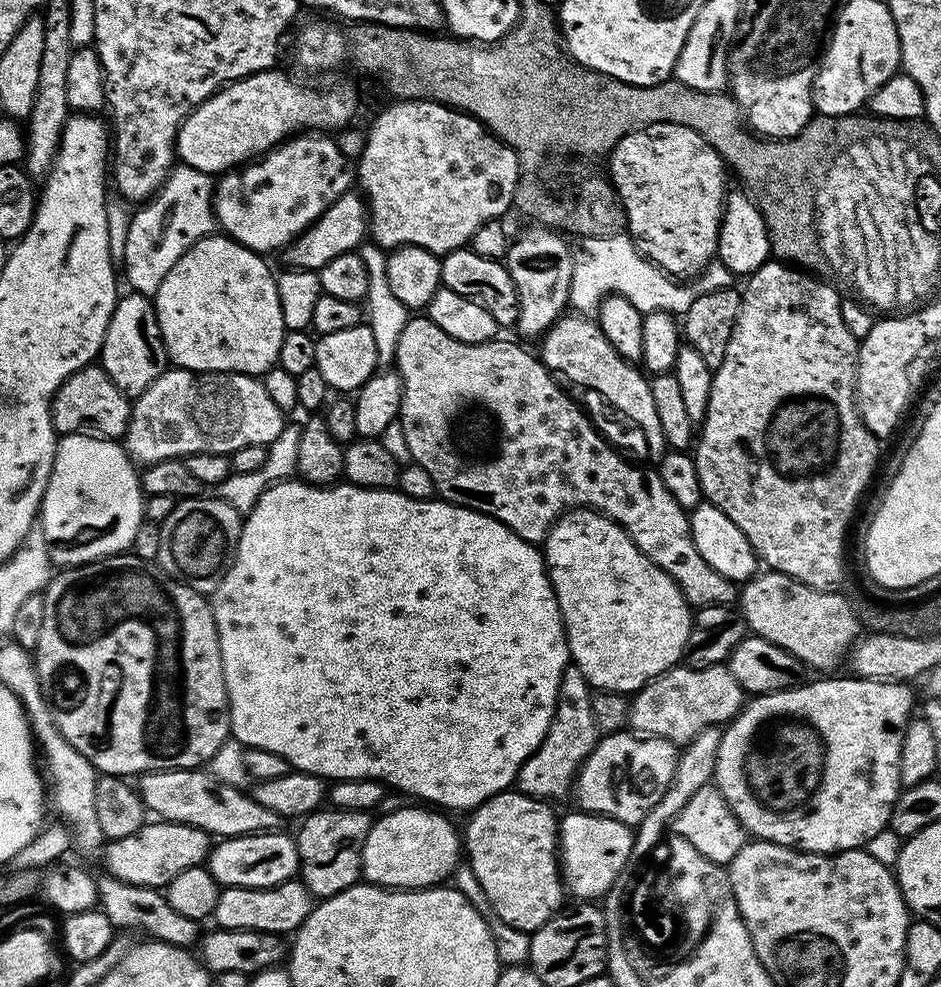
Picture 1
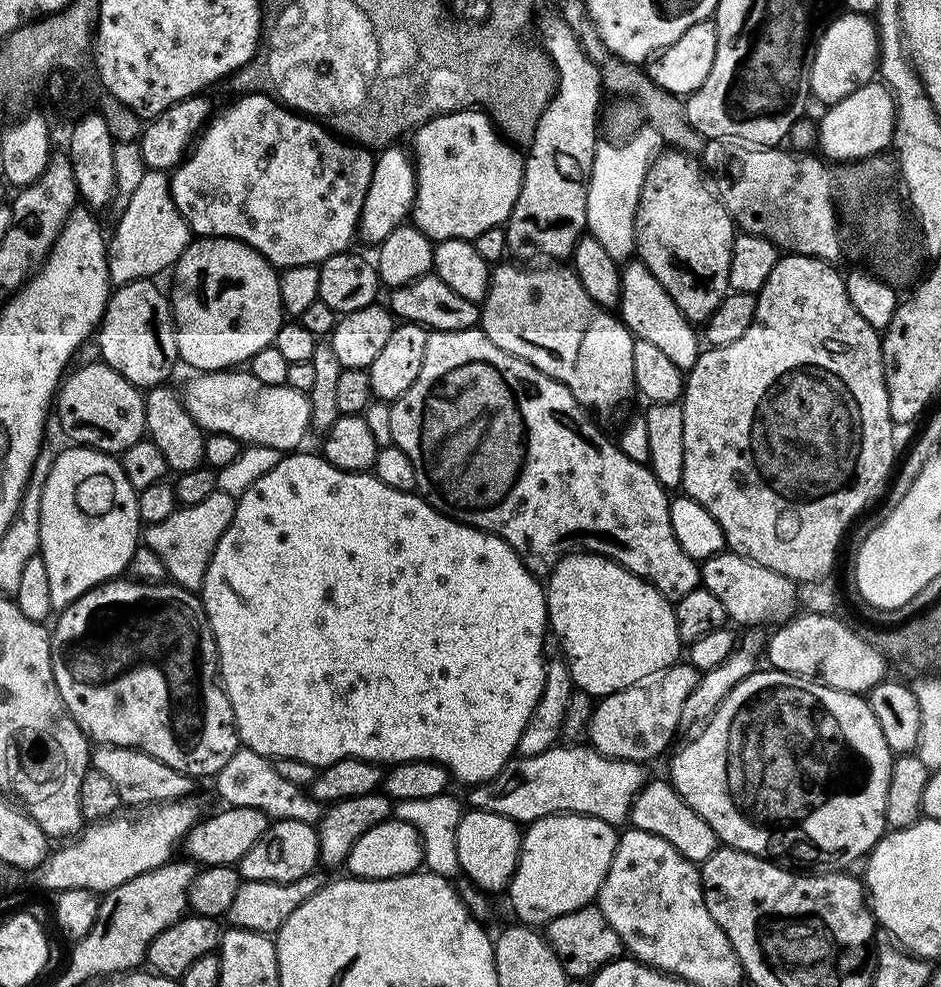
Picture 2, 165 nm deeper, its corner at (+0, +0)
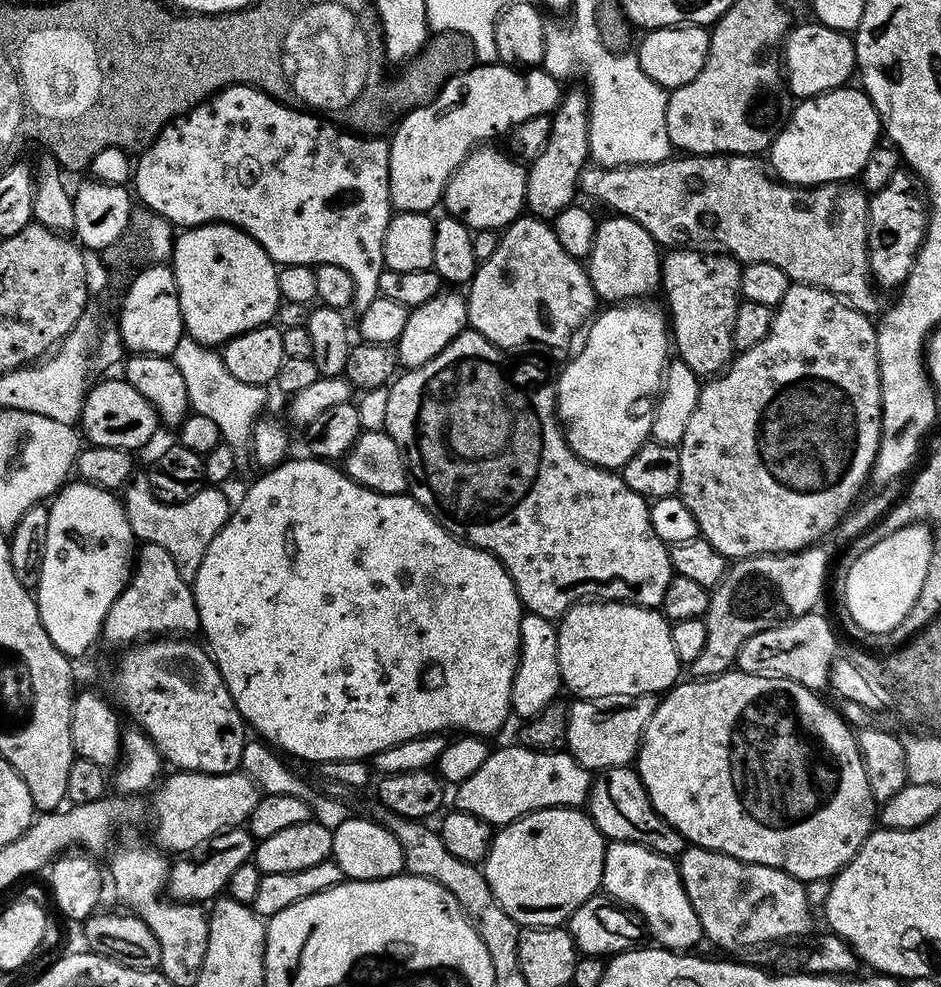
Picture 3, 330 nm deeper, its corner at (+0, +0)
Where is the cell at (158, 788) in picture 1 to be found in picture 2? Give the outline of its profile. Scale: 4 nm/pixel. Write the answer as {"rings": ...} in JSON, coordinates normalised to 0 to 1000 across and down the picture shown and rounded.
{"rings":[[[107,754],[97,759],[96,774],[97,777],[102,778],[117,788],[117,791],[124,798],[129,812],[136,817],[180,815],[183,811],[194,811],[205,805],[205,787],[176,776],[168,768],[149,762],[145,758]]]}

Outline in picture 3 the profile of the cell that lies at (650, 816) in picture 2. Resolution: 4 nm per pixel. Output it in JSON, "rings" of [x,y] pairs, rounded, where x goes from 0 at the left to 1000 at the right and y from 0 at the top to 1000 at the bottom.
{"rings":[[[675,777],[644,778],[641,782],[632,783],[629,799],[625,801],[623,822],[633,840],[647,852],[678,853],[699,865],[715,869],[722,868],[729,858],[727,847],[721,845],[712,833],[705,831],[699,821],[695,821]]]}

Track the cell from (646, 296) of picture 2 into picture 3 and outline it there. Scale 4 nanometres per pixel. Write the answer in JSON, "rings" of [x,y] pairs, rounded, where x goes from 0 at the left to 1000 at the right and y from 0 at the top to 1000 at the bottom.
{"rings":[[[654,217],[643,218],[643,223],[639,222],[633,229],[631,237],[631,249],[627,253],[623,271],[625,273],[625,281],[631,290],[634,301],[642,306],[672,306],[677,302],[689,302],[693,295],[702,291],[701,278],[704,275],[704,251],[698,247],[696,241],[687,233],[682,233],[682,229],[678,229],[678,225],[674,225],[664,219],[656,219]]]}

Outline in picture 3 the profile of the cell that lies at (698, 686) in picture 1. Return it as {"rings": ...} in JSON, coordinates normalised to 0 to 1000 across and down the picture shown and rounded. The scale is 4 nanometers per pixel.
{"rings":[[[693,703],[645,705],[634,709],[609,708],[604,713],[604,735],[599,749],[601,761],[630,783],[671,775],[680,761],[680,750],[684,747],[698,712],[698,706]]]}

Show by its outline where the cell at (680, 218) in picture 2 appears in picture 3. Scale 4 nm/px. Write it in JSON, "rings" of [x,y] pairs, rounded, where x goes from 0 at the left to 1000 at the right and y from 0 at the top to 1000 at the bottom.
{"rings":[[[723,249],[714,255],[705,260],[704,275],[701,278],[701,286],[704,289],[704,297],[710,303],[710,312],[708,311],[709,319],[712,321],[712,344],[716,350],[717,360],[725,367],[729,367],[729,371],[733,371],[733,375],[738,375],[738,379],[745,383],[756,383],[769,376],[780,364],[780,354],[778,352],[778,339],[780,338],[780,318],[784,314],[786,305],[789,303],[786,298],[786,273],[789,271],[785,263],[779,263],[777,259],[773,257],[766,257],[761,255],[748,255],[752,253],[745,253],[740,249]]]}

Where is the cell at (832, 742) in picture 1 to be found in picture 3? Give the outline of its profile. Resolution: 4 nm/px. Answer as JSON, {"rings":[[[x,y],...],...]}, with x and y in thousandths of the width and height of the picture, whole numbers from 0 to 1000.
{"rings":[[[775,679],[765,685],[729,689],[711,697],[700,706],[674,771],[674,777],[680,783],[680,791],[682,796],[687,796],[687,804],[695,821],[699,821],[701,828],[712,833],[712,837],[716,837],[716,841],[721,841],[721,845],[725,845],[728,852],[734,853],[739,858],[776,865],[798,875],[826,879],[851,894],[883,890],[898,879],[929,842],[929,828],[933,823],[932,812],[928,811],[925,804],[925,792],[920,788],[920,776],[908,738],[905,742],[904,736],[882,714],[875,713],[864,698],[843,689],[802,685],[785,679]]]}

